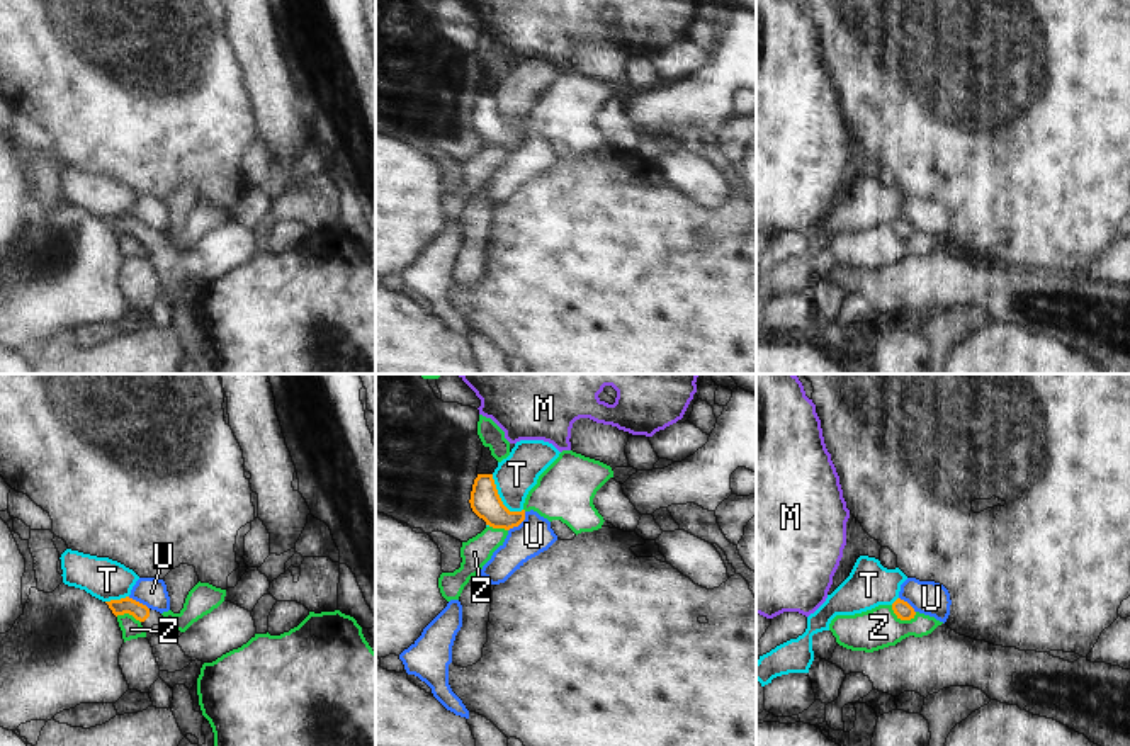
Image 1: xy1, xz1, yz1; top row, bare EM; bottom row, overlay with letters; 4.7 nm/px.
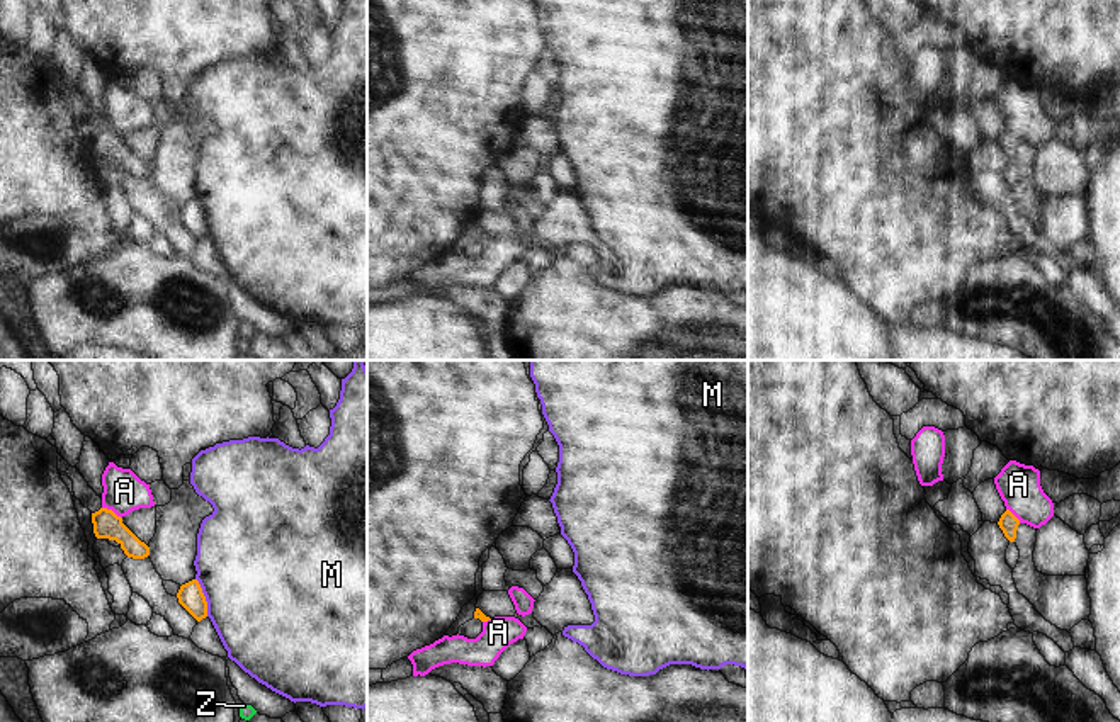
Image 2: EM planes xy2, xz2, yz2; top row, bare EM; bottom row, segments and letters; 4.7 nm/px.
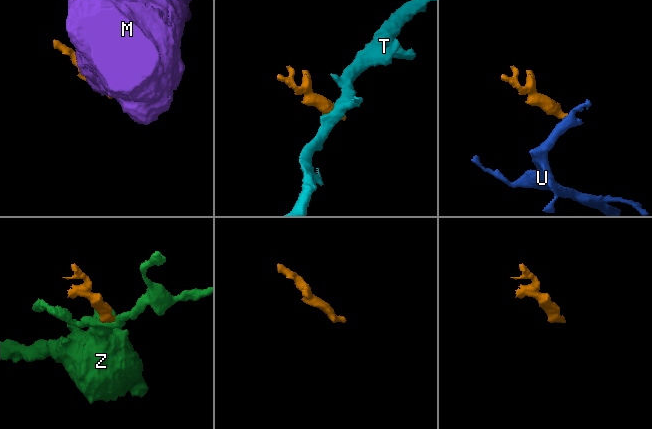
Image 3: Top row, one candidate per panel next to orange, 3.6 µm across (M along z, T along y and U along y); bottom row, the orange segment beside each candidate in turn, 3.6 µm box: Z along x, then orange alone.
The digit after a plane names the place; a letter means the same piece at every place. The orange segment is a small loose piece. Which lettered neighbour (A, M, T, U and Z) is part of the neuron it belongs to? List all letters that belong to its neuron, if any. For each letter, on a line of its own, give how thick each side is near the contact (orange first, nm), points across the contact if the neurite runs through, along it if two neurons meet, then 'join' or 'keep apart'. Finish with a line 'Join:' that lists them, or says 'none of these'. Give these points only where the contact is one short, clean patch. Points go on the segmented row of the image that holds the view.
A: 130/190 nm | along xy2 (102, 507), (121, 518) | keep apart
M: 120/500 nm | keep apart
T: 140/190 nm | along xz1 (491, 474), (500, 500), (510, 510), (520, 512) | keep apart
U: 140/170 nm | along xz1 (525, 512), (525, 517), (508, 531) | keep apart
Z: 80/190 nm | along yz1 (891, 605), (901, 619), (911, 619), (916, 614) | keep apart
Join: none of these

